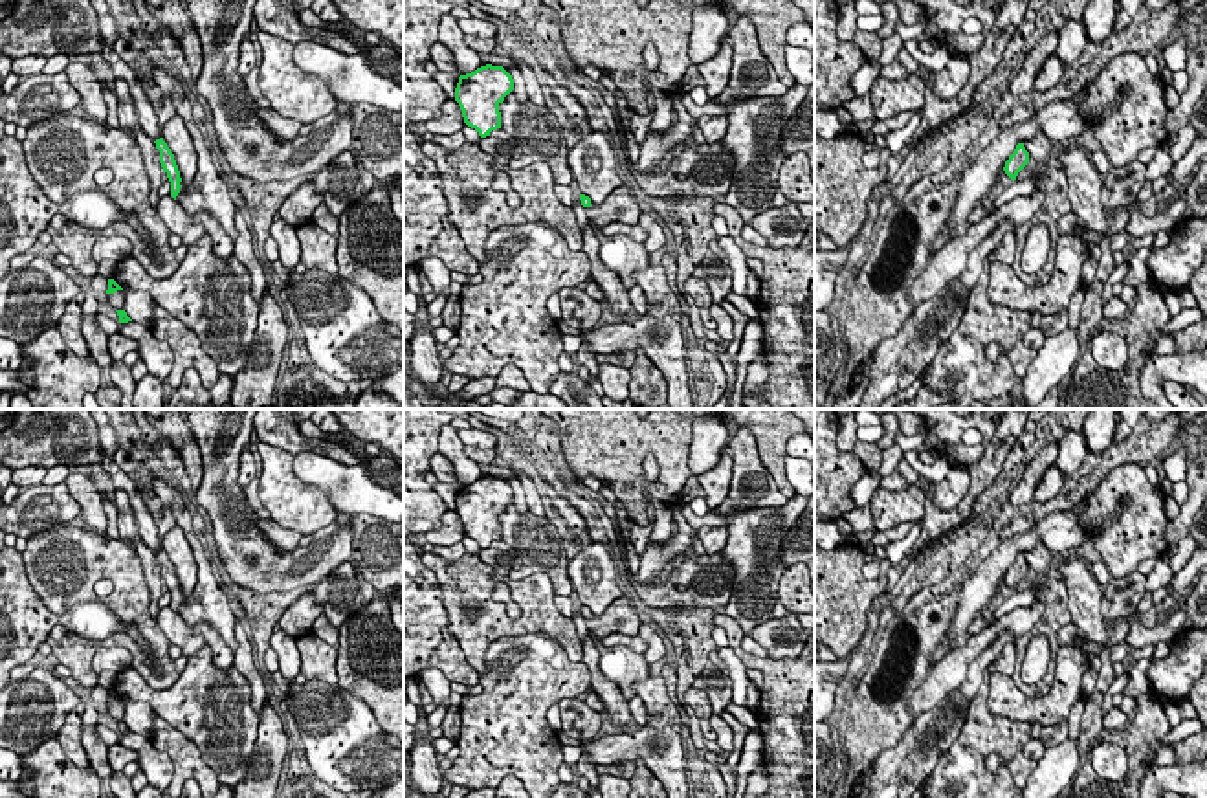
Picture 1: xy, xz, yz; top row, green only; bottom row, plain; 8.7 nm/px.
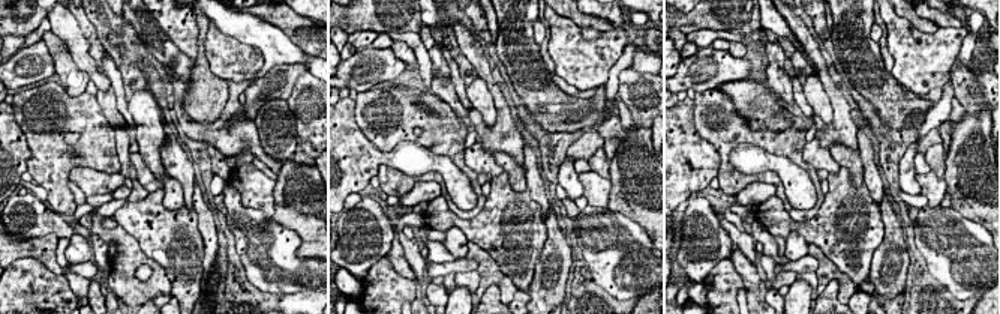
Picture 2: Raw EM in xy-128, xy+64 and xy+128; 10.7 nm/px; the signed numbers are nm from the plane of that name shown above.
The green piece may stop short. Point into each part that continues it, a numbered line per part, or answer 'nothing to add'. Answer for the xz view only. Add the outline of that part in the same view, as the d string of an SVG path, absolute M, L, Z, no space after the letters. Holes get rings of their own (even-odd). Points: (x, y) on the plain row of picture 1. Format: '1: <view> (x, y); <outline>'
1: xz (619, 617); M626 596L613 600L602 615L591 613L585 622L589 631L592 631L600 640L611 633L637 637L640 631L638 611L629 605L629 598Z

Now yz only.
nothing to add

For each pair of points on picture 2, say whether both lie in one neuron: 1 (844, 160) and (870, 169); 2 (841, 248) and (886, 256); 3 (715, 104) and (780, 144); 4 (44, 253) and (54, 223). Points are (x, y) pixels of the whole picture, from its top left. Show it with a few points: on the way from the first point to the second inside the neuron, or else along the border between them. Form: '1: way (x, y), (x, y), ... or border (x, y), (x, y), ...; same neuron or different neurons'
1: border (856, 149), (862, 164), (864, 181); different neurons
2: border (882, 218), (882, 242), (873, 254), (868, 275); different neurons
3: way (730, 120), (744, 134), (763, 138); same neuron
4: border (15, 235), (20, 239), (47, 235), (59, 238); different neurons

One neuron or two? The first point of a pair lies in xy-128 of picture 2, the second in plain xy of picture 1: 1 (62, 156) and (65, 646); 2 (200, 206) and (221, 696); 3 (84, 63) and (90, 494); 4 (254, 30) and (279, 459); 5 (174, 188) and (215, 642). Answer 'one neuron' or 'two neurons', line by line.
1: one neuron
2: two neurons
3: two neurons
4: two neurons
5: one neuron

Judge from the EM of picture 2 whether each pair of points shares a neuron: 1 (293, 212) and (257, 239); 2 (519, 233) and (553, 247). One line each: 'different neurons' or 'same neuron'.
1: different neurons
2: different neurons

